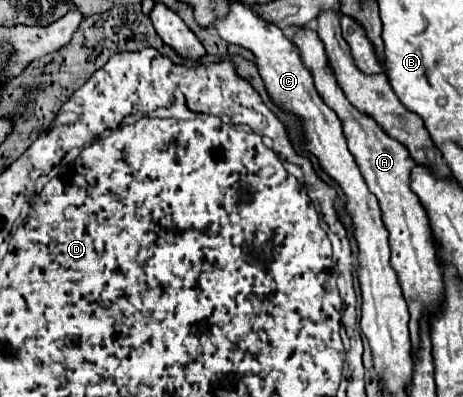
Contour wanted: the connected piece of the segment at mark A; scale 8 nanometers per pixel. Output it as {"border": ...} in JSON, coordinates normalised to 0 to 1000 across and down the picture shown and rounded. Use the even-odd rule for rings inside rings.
{"border":[[[646,73],[633,108],[646,123],[659,169],[672,179],[689,239],[737,300],[741,335],[745,335],[749,360],[754,360],[754,380],[767,390],[767,406],[771,406],[771,416],[775,416],[775,426],[788,446],[788,461],[793,461],[797,481],[810,486],[810,496],[819,501],[819,521],[823,521],[823,537],[827,537],[827,562],[840,582],[844,673],[857,683],[875,758],[883,768],[888,864],[892,864],[892,879],[901,879],[909,788],[914,788],[914,778],[922,778],[927,793],[935,793],[940,773],[952,763],[952,753],[957,753],[957,698],[952,698],[952,683],[948,683],[948,668],[944,668],[944,652],[940,652],[940,612],[935,612],[935,597],[931,597],[935,587],[931,587],[931,572],[927,572],[922,537],[918,537],[914,516],[905,511],[901,491],[883,471],[883,436],[896,421],[896,406],[888,401],[888,390],[879,390],[879,375],[862,355],[844,350],[810,310],[810,300],[767,280],[767,270],[758,270],[758,259],[749,259],[749,244],[741,239],[732,214],[724,209],[719,179],[706,169],[711,159],[706,159],[702,118],[698,118],[698,103],[689,98],[689,88],[680,78]]]}

